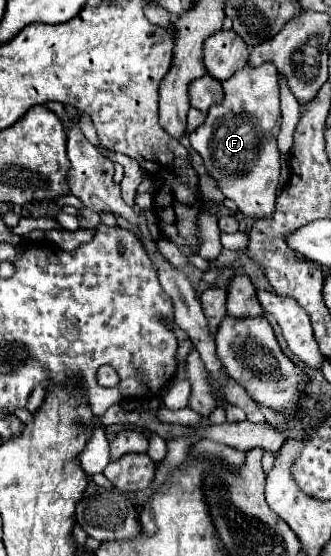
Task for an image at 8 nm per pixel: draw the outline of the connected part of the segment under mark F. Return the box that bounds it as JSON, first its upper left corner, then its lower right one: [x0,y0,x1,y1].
[189,62,281,218]

